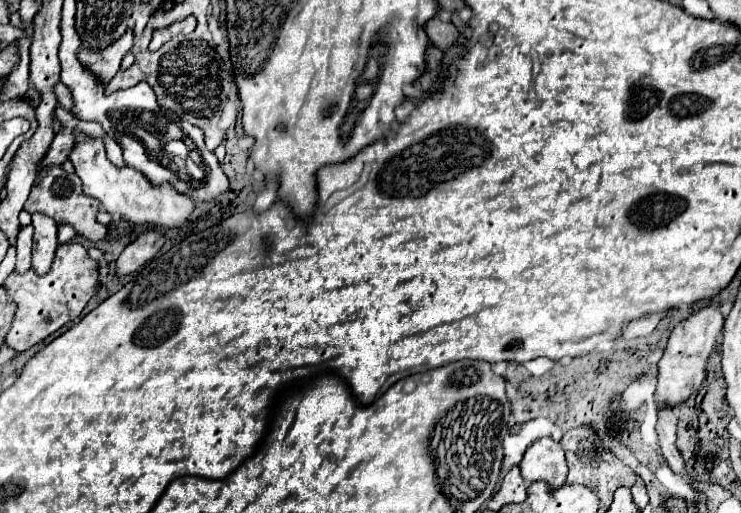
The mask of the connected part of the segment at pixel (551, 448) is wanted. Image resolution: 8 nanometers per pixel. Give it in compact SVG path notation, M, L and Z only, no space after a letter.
M552 438L536 440L524 454L520 464L522 478L526 482L544 480L550 488L560 488L566 482L566 458L564 450Z

